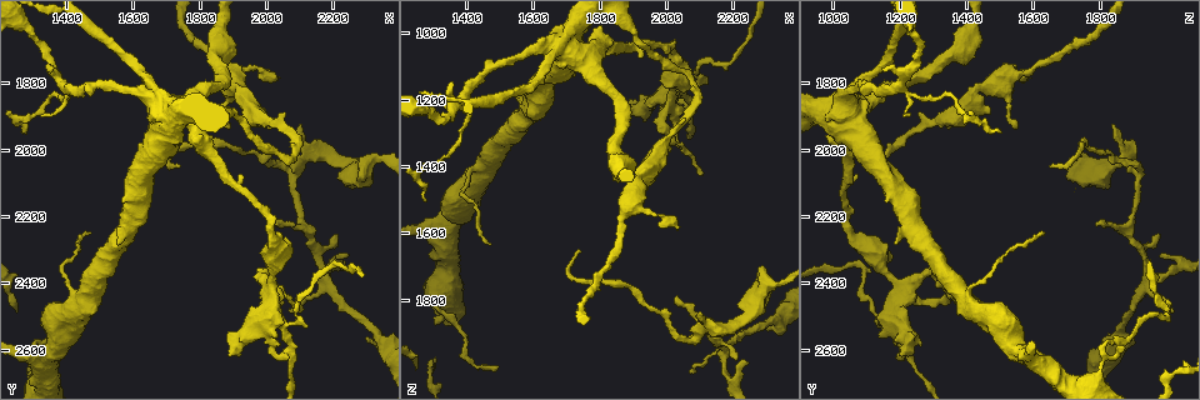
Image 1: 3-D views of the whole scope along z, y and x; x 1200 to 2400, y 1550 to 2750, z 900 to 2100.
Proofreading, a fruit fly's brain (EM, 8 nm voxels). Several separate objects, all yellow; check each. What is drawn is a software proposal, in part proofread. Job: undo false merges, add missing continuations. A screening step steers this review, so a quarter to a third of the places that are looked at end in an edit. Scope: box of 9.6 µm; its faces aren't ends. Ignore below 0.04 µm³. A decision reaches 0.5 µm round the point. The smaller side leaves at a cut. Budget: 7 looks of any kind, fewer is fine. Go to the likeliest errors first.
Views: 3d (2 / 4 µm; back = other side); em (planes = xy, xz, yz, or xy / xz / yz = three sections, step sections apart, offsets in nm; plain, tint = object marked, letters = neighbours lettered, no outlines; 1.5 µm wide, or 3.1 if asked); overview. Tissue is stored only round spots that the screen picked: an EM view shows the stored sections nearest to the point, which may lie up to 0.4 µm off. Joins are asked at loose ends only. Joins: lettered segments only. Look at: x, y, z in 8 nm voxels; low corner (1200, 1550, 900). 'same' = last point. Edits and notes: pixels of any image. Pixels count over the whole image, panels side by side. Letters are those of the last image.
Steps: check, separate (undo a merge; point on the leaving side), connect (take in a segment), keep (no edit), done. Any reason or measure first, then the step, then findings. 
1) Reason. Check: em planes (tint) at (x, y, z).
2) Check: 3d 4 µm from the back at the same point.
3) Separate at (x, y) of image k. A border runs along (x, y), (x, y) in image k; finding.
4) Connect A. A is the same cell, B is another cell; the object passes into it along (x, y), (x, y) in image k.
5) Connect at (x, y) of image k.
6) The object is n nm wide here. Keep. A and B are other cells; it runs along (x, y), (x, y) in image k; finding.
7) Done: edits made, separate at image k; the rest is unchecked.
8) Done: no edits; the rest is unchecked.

Three arms meet. Check: em planes (plain) at (2060, 2570, 1200).

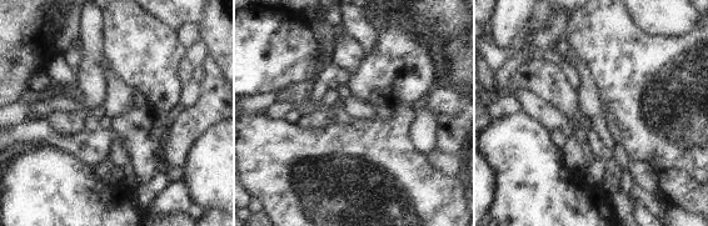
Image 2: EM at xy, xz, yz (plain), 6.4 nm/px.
Check: em planes (letters) at the same point.

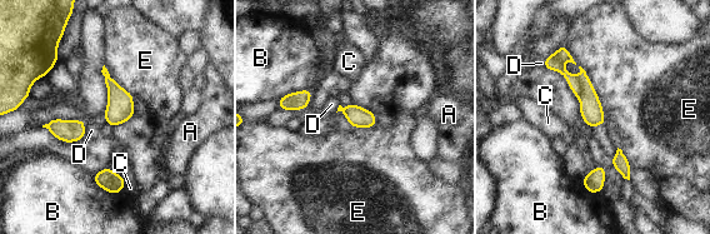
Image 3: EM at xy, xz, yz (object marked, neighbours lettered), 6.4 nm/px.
Separate at (591, 111) of image 3. A, B, C, D and E are other cells; two neurons meet here.

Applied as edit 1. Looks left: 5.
Check: em planes (tint) at (1700, 1860, 1090).

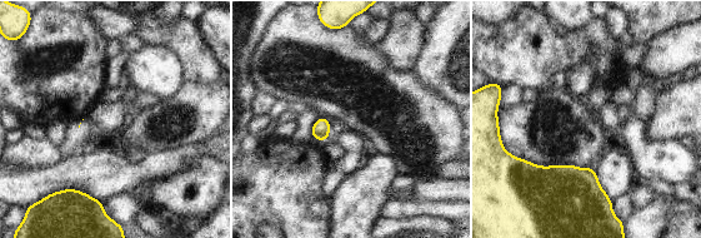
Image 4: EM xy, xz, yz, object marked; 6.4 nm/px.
See the neighbours. Check: em planes (letters) at the same point.

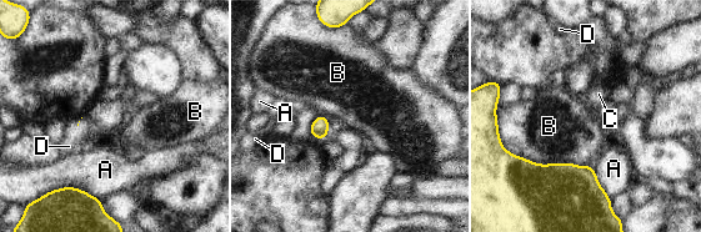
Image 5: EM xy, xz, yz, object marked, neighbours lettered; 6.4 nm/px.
Keep. A, B, C and D are other cells; a border runs along (510, 151), (541, 164), (591, 166) in image 5; no lettered segment goes on from it.

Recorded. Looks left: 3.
Done: edits made, separate at image 3; the rest is unchecked.

